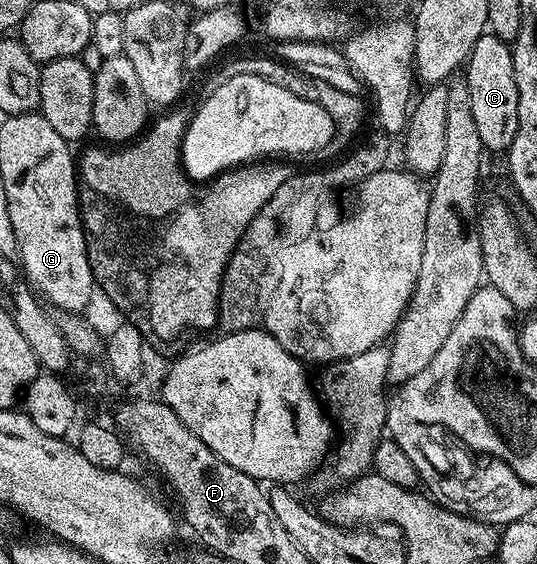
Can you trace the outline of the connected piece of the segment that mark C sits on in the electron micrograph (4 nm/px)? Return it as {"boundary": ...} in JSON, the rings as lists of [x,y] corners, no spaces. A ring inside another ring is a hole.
{"boundary":[[[485,32],[474,44],[466,63],[466,81],[470,88],[470,108],[474,112],[474,124],[478,127],[478,136],[482,136],[485,151],[503,155],[514,144],[514,136],[518,136],[518,84],[514,80],[514,60],[512,47],[491,32]]]}

